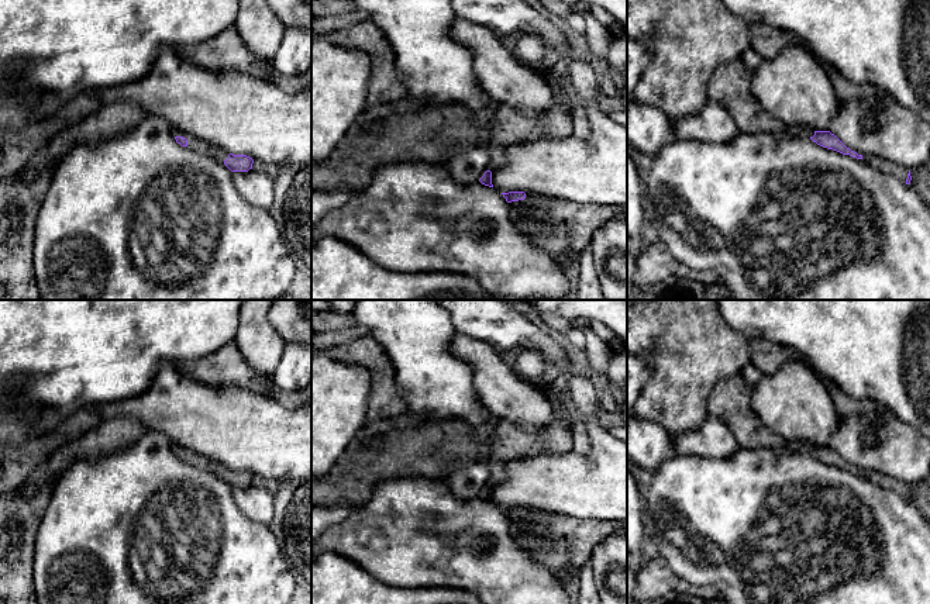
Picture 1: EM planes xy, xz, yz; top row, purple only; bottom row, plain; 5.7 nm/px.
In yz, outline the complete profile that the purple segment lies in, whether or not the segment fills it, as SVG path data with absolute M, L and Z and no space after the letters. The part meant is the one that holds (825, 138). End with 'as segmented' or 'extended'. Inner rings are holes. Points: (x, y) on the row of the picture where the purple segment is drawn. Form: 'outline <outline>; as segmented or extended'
outline M785 127L782 131L774 132L772 135L778 139L806 137L823 148L833 149L833 151L837 151L843 155L850 155L850 156L857 158L857 159L862 159L862 155L858 155L857 152L847 148L830 131L814 131L809 127Z; extended

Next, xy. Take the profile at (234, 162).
outline M172 128L172 135L176 142L189 149L196 149L204 155L217 159L220 163L225 165L231 172L248 172L252 169L254 159L247 155L232 155L224 149L197 139L178 128Z; extended

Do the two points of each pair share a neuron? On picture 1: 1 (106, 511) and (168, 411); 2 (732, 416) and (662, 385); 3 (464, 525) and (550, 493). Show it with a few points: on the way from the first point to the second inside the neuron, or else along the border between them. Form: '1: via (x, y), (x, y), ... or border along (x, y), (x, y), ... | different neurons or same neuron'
1: border along (151, 430), (161, 431), (172, 442) | different neurons
2: border along (727, 378), (723, 378), (709, 396), (708, 416) | different neurons
3: border along (493, 501), (500, 508) | different neurons

